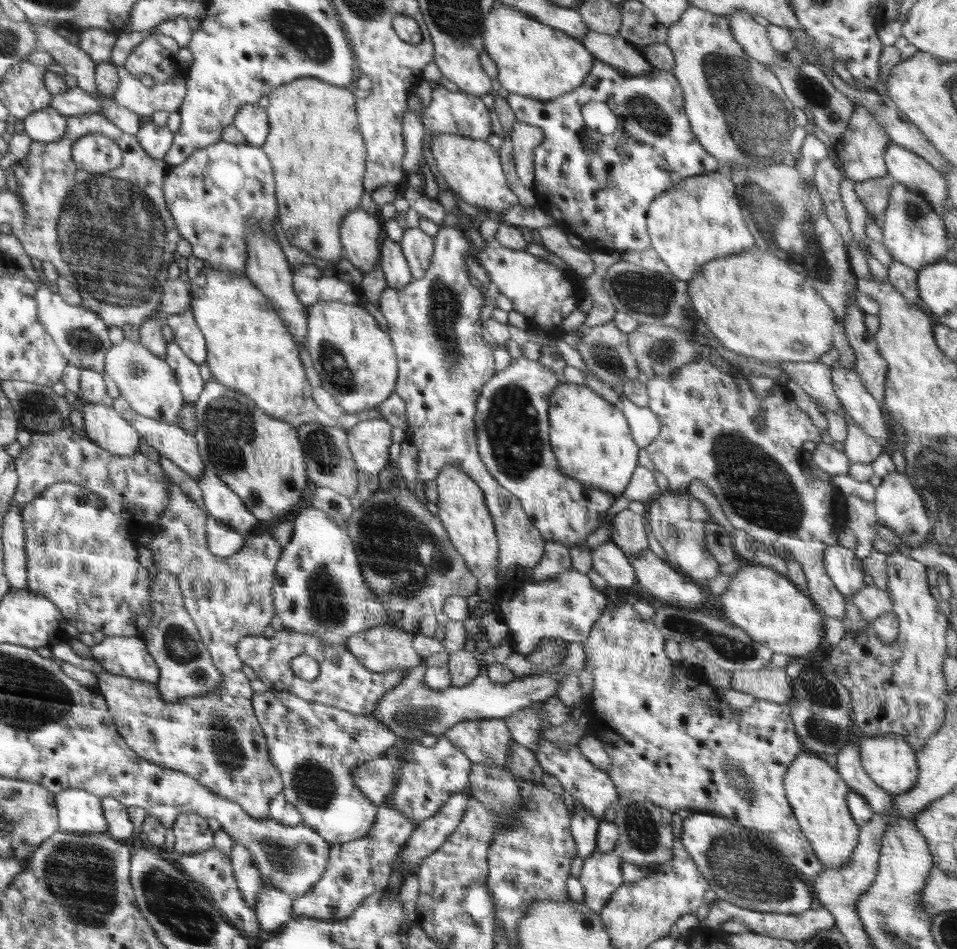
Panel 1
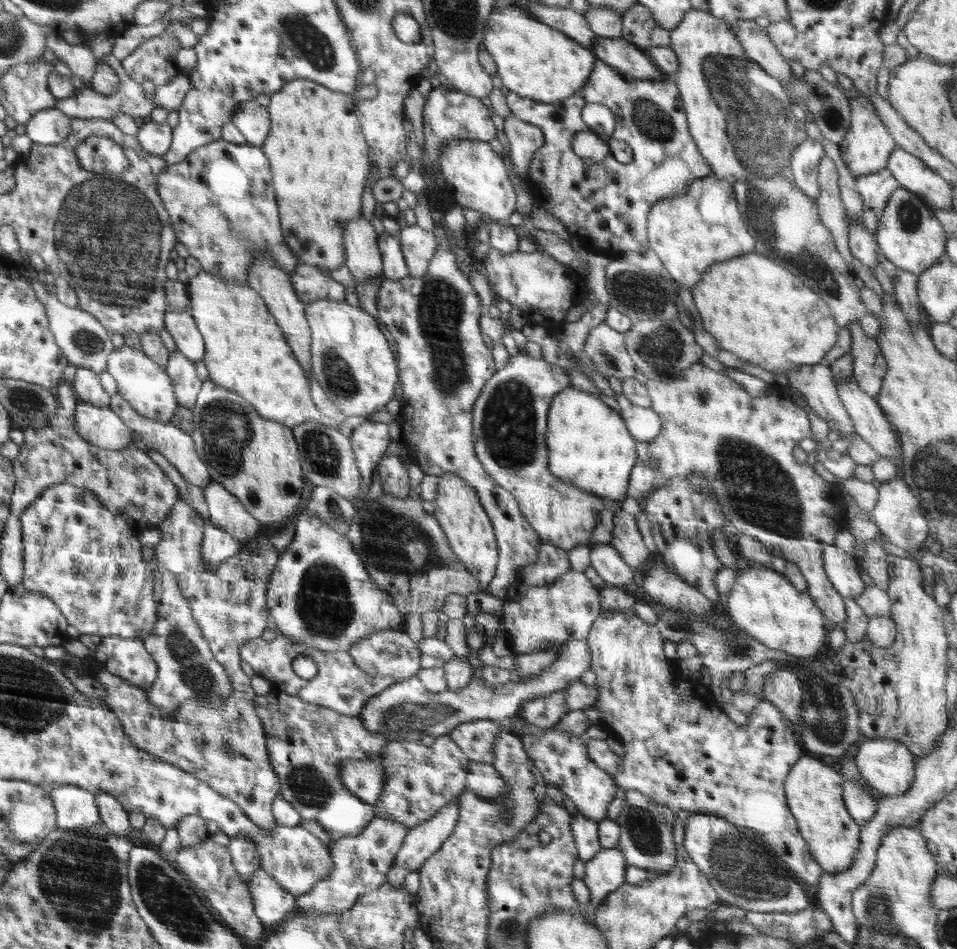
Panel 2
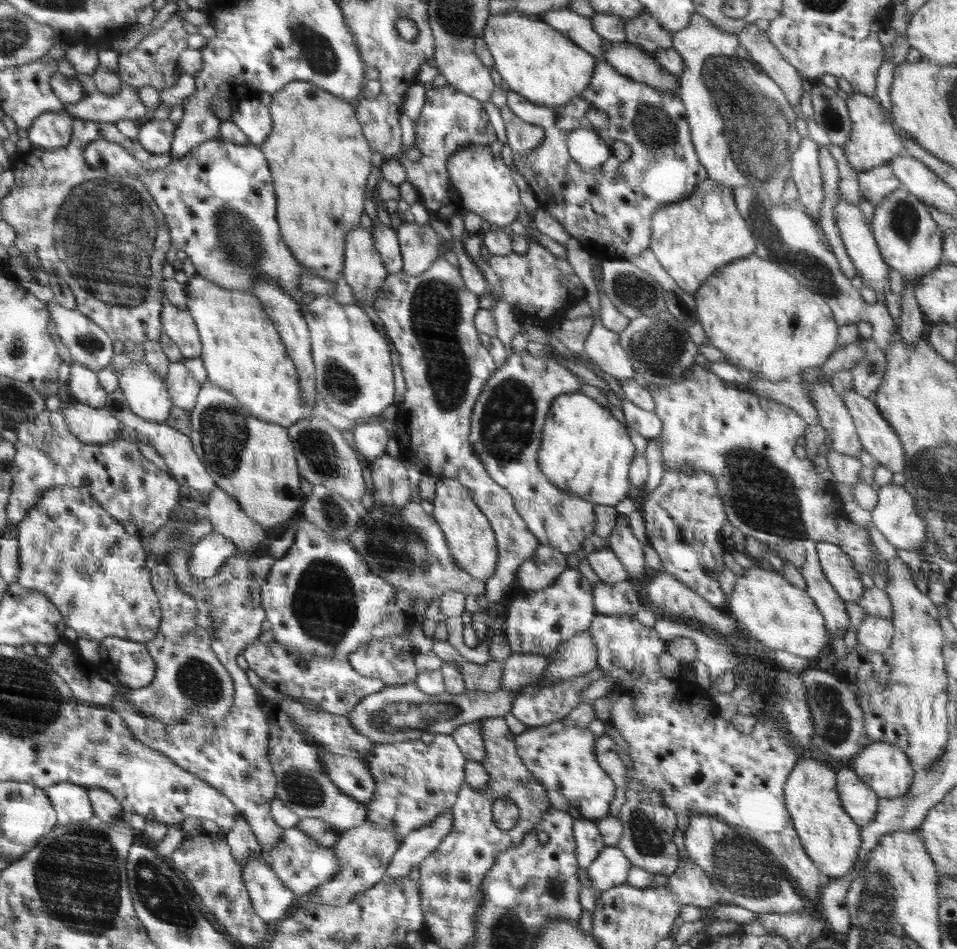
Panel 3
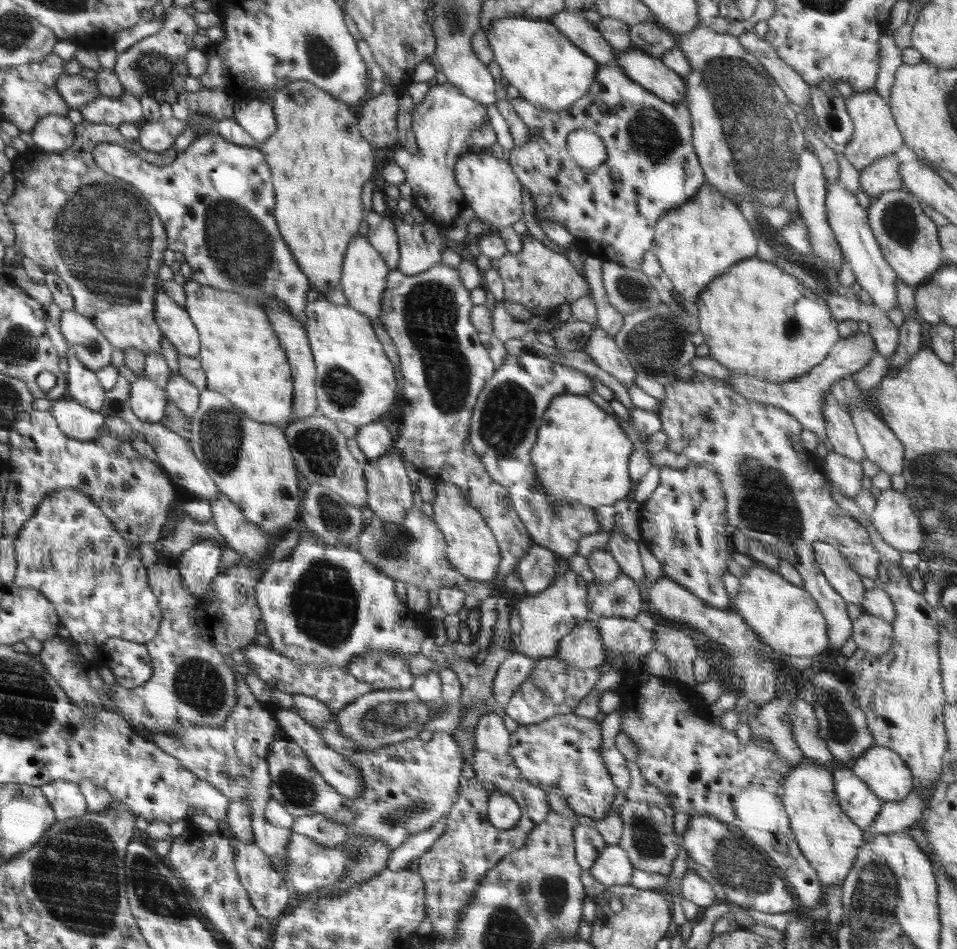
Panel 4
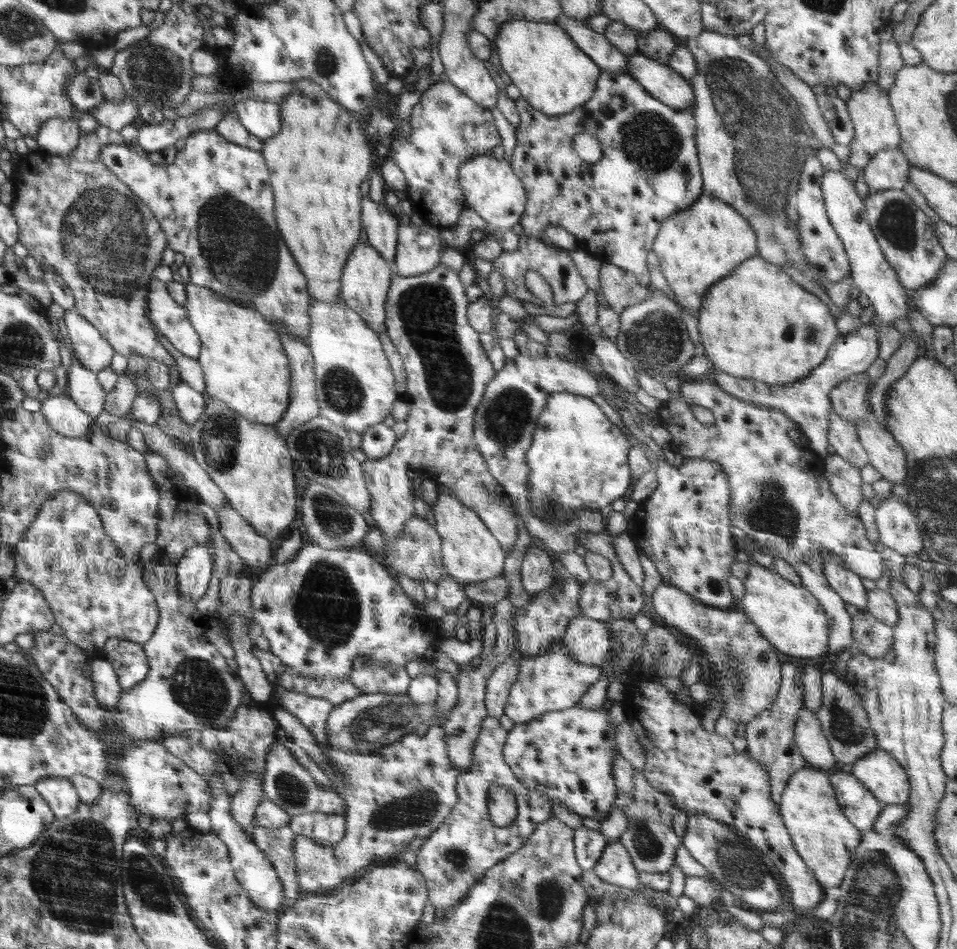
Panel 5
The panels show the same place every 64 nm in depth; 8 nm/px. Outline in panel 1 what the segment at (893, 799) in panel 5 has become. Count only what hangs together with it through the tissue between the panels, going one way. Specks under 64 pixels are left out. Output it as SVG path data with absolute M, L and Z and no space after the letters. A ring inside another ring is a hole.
M886 733L877 737L864 737L860 744L860 761L872 781L893 795L908 792L916 786L916 780L918 780L917 754L902 735Z

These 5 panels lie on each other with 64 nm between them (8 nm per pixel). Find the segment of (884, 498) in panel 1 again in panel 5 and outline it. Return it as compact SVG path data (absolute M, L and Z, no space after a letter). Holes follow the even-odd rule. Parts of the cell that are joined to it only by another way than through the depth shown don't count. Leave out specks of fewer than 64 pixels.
M893 493L876 503L873 515L879 542L904 556L918 554L923 549L922 533L914 511Z

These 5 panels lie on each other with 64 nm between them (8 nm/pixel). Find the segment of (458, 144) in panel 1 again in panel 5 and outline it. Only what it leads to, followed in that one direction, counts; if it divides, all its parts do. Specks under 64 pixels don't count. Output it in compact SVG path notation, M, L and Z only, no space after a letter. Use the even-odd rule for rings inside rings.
M492 154L472 156L460 165L458 180L467 207L475 210L480 218L488 222L493 231L513 228L514 224L520 222L527 204L526 190L505 159L496 160Z

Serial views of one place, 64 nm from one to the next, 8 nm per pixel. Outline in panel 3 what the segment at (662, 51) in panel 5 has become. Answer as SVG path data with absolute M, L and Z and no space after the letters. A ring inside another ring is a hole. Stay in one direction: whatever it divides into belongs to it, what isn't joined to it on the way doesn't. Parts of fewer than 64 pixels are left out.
M647 9L624 22L626 41L647 53L654 54L658 49L673 46L672 32L662 28Z

